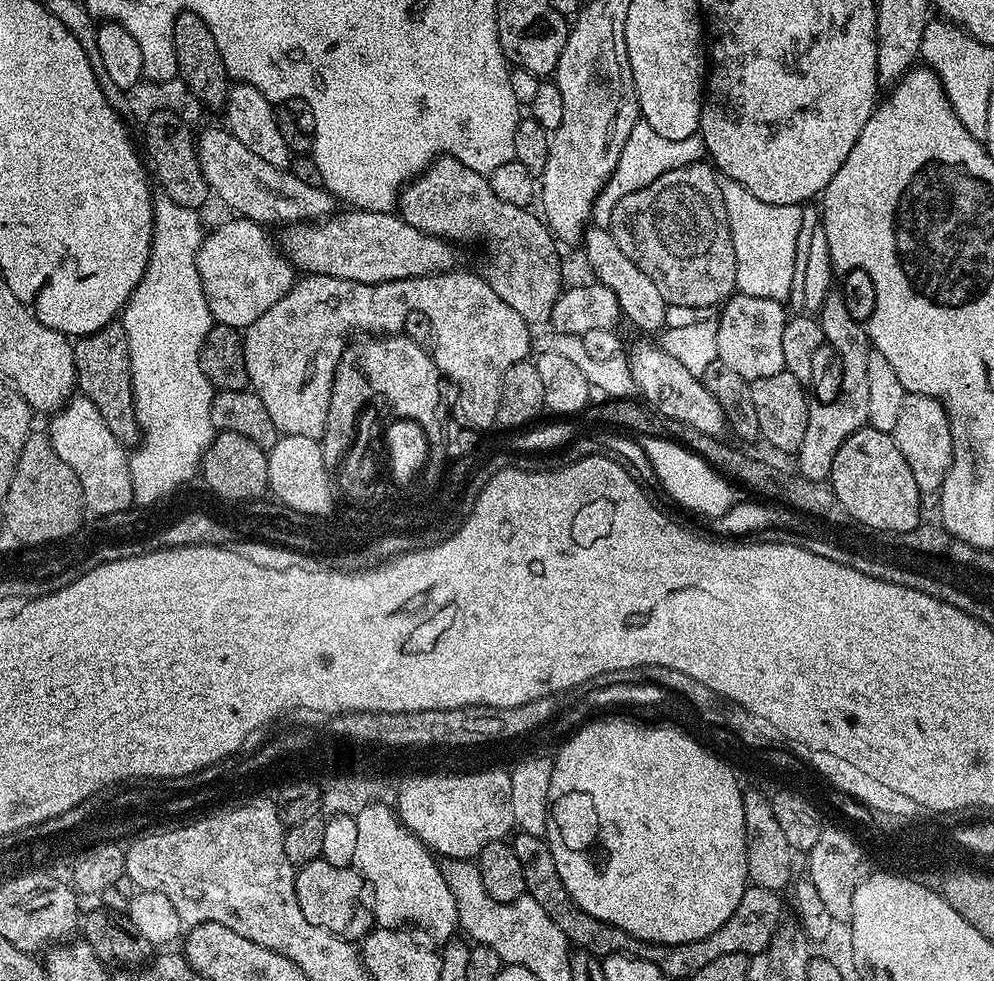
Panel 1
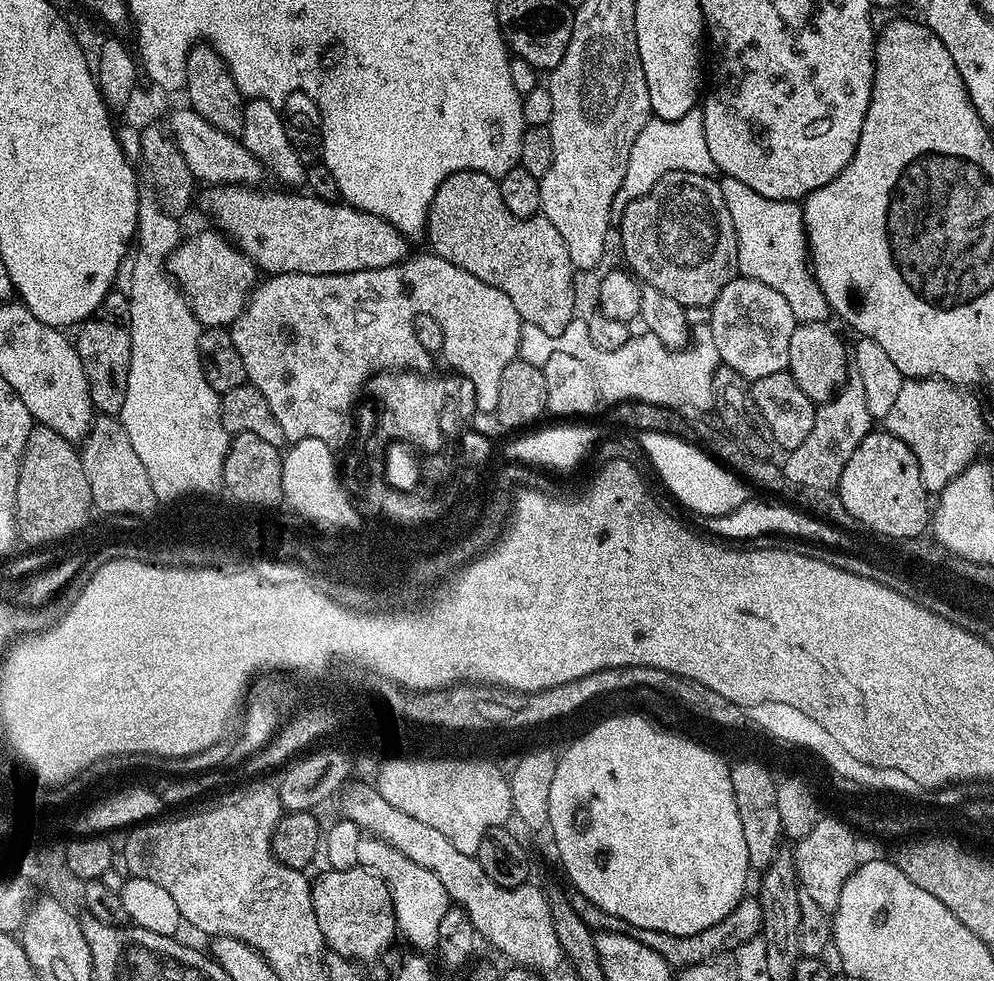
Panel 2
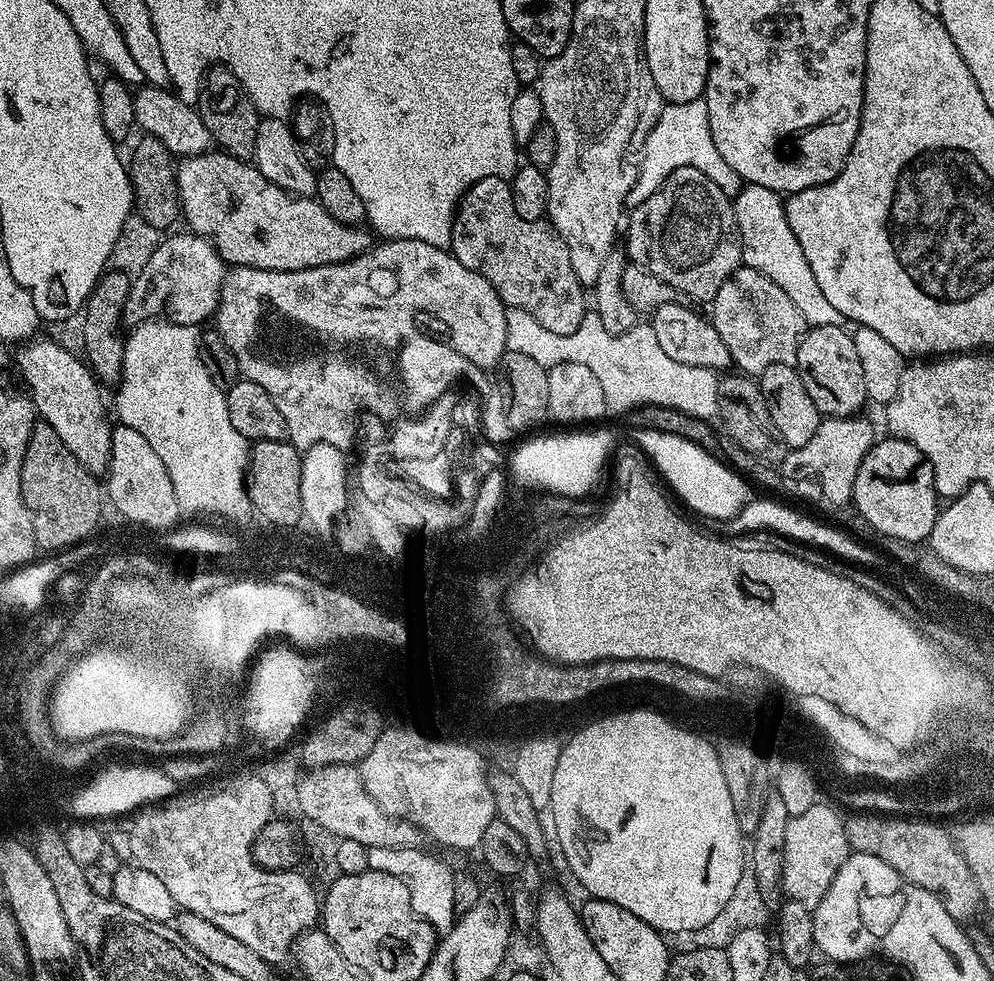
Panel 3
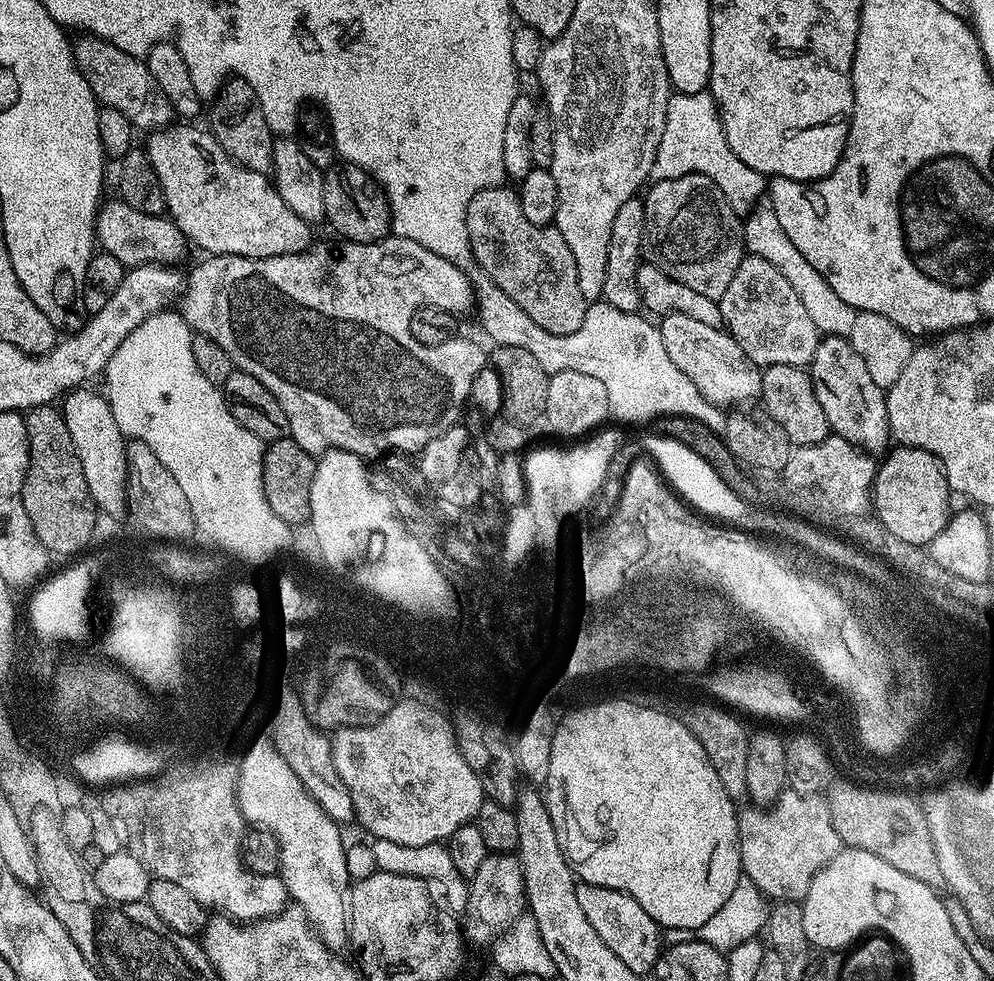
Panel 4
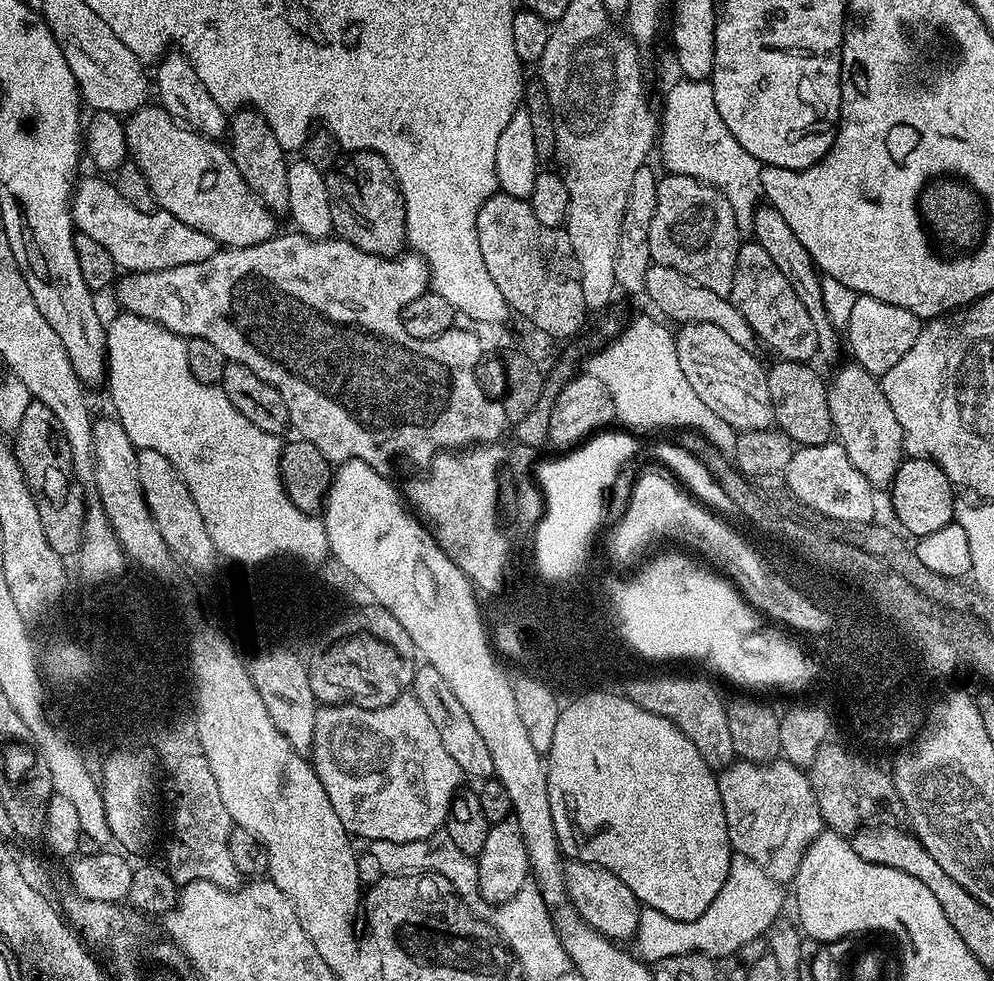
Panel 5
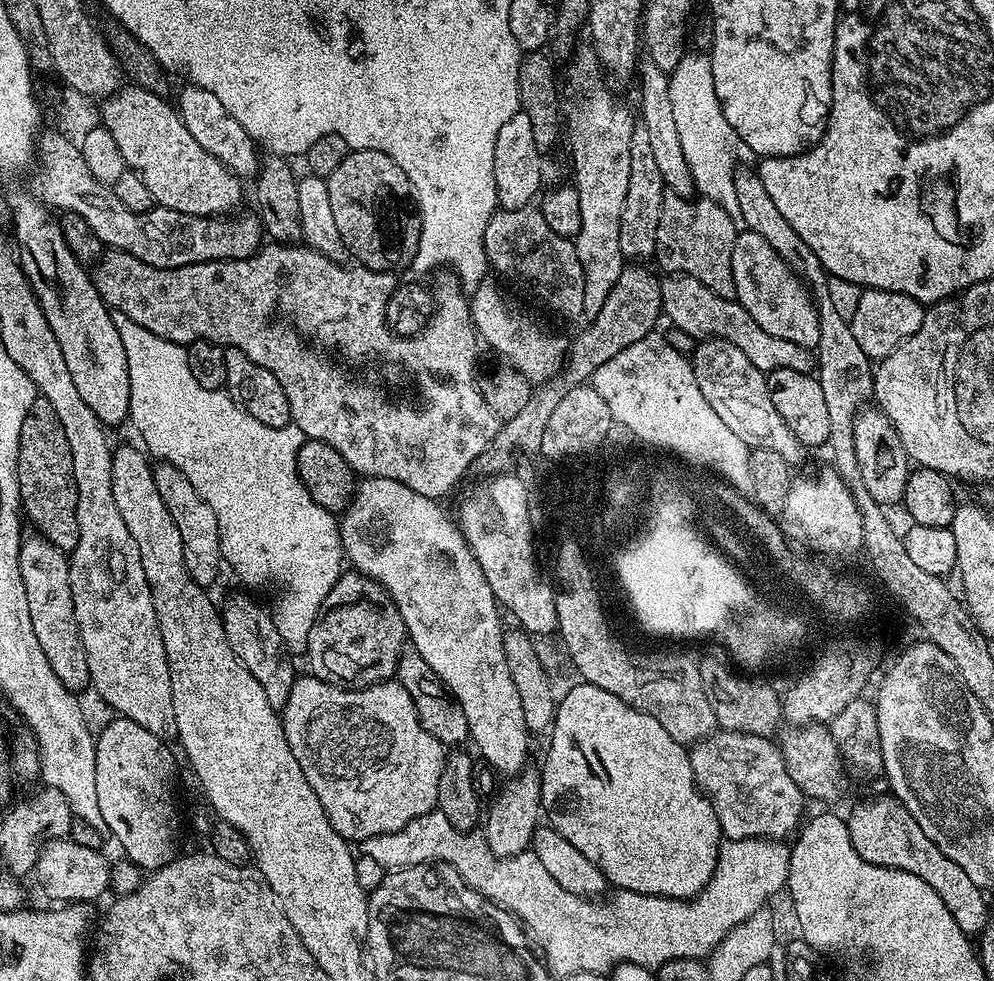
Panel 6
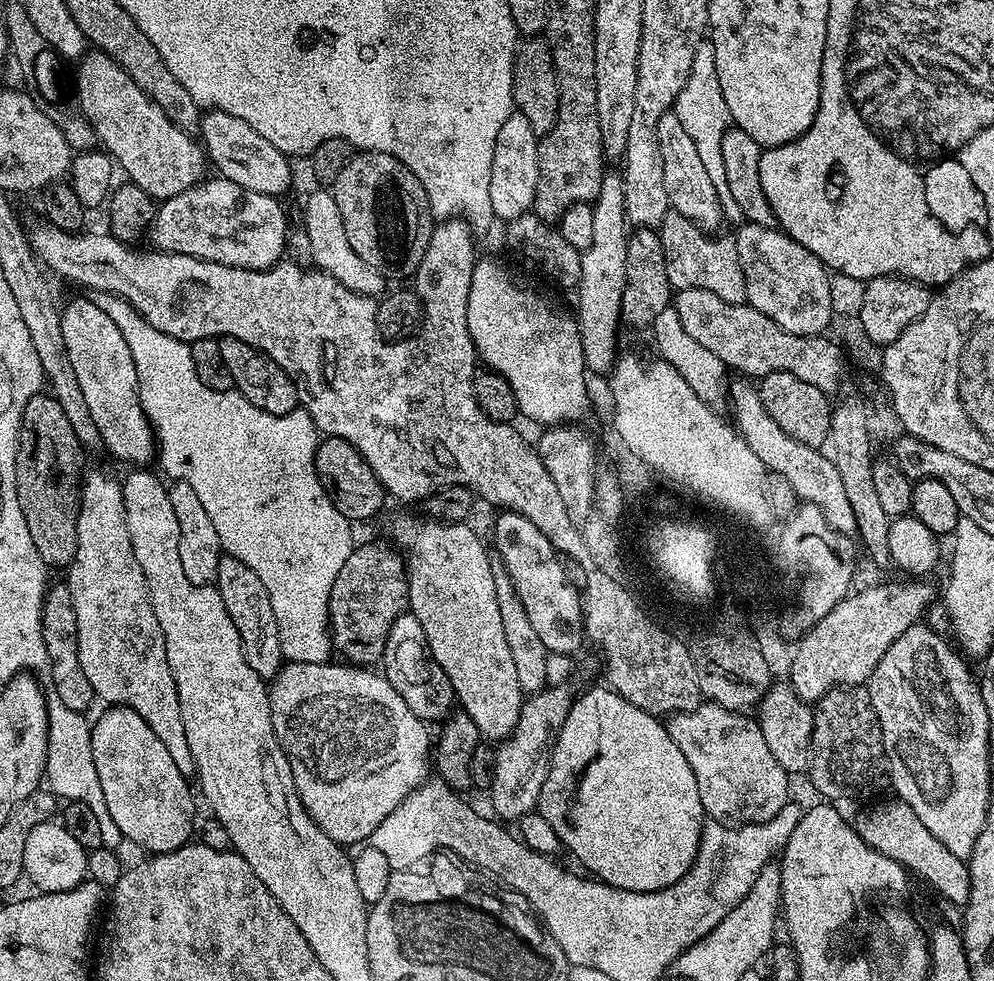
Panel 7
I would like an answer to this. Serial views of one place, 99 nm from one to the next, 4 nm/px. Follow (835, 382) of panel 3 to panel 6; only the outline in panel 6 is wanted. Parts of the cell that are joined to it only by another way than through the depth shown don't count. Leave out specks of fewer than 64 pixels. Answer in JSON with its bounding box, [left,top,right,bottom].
[854,406,910,506]

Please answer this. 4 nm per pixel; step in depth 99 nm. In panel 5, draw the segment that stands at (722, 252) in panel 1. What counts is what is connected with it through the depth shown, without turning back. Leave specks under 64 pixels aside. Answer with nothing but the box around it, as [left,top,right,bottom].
[650,174,742,297]

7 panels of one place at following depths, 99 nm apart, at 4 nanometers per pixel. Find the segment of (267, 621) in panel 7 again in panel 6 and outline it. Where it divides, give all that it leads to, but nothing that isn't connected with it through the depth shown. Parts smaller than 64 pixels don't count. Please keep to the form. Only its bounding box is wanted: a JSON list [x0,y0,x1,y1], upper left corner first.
[222,596,298,709]

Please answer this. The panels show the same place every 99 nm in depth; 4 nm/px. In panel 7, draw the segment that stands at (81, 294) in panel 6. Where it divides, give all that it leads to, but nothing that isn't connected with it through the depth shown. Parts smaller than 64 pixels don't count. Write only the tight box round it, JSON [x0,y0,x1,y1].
[60,300,158,466]

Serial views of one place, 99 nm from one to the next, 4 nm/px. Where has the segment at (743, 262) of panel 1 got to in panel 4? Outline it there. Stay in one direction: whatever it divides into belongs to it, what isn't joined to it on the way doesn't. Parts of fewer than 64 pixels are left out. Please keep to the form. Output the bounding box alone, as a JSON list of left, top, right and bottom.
[743,206,856,338]

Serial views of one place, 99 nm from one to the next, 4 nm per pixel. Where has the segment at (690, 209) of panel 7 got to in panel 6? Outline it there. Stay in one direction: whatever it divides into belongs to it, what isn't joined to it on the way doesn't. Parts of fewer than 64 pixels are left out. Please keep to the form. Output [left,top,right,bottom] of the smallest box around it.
[638,58,696,197]

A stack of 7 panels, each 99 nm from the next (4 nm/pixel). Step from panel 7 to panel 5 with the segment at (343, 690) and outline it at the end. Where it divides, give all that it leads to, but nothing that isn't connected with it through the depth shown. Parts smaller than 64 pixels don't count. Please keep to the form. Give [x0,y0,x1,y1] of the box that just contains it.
[310,694,462,844]

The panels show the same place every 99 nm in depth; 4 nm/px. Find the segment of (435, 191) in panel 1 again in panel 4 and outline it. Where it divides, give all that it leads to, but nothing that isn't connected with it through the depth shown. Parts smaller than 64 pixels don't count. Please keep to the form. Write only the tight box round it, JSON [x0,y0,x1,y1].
[466,186,590,334]

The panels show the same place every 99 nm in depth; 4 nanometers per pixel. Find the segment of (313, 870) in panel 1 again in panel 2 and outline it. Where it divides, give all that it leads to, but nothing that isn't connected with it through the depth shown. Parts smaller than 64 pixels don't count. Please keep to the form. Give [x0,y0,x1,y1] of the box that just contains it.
[311,867,398,962]

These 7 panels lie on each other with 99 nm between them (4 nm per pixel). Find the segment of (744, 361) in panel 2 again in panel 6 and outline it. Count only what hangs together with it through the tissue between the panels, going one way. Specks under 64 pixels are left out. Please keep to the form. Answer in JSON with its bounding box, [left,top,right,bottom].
[730,230,818,350]

